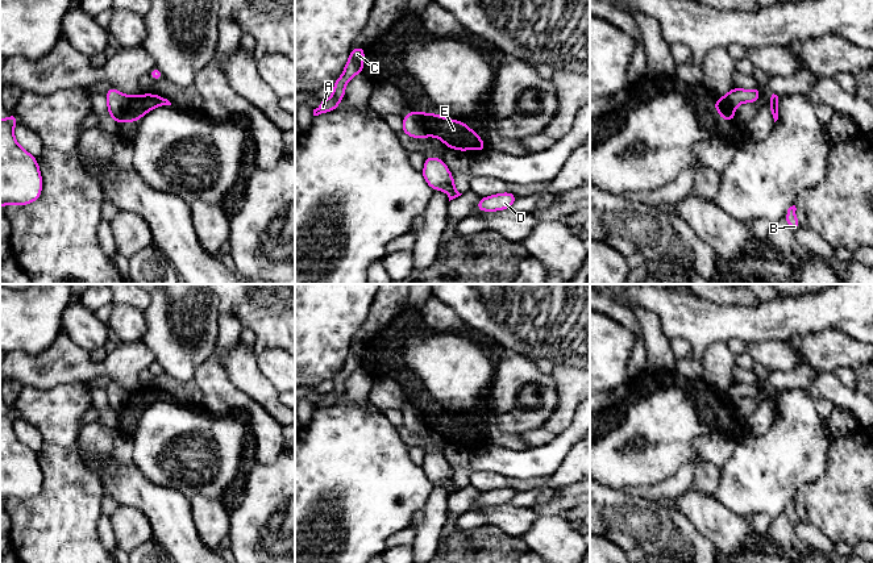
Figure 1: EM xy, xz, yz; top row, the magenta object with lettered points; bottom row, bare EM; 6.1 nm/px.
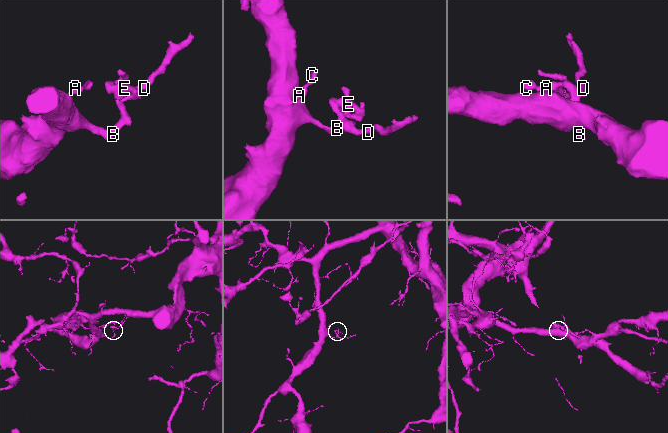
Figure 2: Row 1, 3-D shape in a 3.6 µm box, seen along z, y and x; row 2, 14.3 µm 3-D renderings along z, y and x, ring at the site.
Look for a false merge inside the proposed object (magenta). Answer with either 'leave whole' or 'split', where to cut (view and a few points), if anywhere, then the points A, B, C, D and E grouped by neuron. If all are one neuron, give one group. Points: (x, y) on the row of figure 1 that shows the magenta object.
leave whole; cut none; groups A B C D E

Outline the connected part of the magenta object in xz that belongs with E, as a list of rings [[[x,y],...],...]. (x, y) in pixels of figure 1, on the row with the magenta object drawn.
[[[410,112],[403,116],[402,132],[412,138],[437,137],[449,149],[460,151],[470,149],[487,150],[486,143],[465,122],[449,120],[435,113]]]

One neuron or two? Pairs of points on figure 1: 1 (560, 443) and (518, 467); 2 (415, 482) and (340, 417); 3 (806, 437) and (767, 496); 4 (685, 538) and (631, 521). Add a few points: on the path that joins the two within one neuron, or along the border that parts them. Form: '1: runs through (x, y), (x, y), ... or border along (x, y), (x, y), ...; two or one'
1: runs through (549, 454), (543, 461), (528, 463); one
2: runs through (396, 474), (358, 436); one
3: runs through (784, 433), (767, 447), (767, 474); one
4: runs through (672, 533), (644, 524); one

